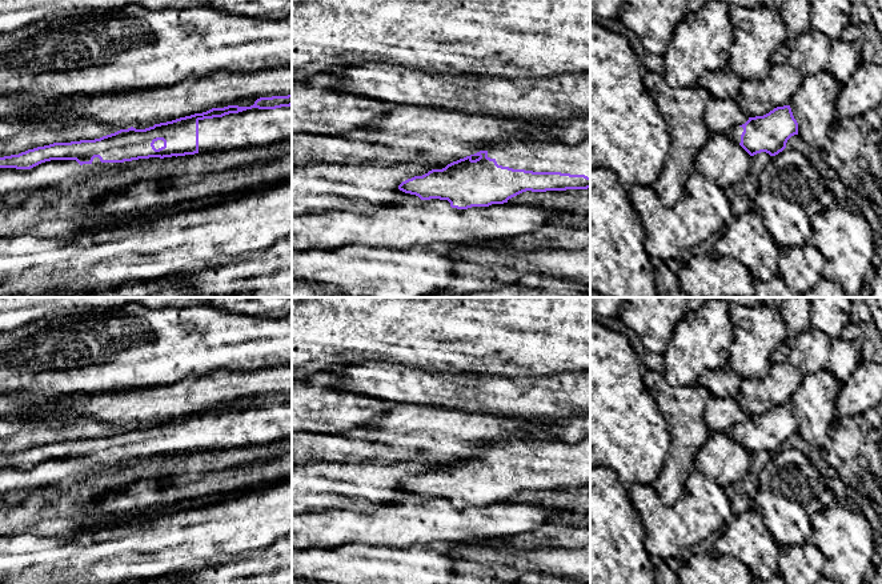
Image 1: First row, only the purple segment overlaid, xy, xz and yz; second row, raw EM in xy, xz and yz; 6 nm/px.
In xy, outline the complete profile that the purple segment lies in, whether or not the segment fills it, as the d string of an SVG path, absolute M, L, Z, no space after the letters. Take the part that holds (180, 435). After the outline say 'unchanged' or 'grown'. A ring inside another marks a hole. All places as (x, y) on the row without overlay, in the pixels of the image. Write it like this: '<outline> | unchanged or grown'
M292 393L260 396L250 405L228 404L155 423L145 428L120 428L95 439L53 441L19 453L0 456L0 467L31 468L51 459L76 459L99 467L149 456L172 456L204 451L265 445L292 439Z | grown

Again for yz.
M790 404L777 405L763 415L749 416L729 432L750 455L761 451L775 455L794 433L798 433L798 421Z | grown

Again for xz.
M590 437L577 444L544 439L497 441L398 484L421 499L448 499L457 508L504 503L526 489L588 487Z | grown

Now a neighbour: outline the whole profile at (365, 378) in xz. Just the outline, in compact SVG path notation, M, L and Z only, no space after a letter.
M360 361L333 372L340 376L340 388L382 399L390 404L525 419L558 419L590 413L590 369L540 377L502 377L476 372L446 375L386 361Z

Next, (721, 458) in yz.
M711 432L695 455L695 468L725 489L749 475L750 461L751 455L725 432Z

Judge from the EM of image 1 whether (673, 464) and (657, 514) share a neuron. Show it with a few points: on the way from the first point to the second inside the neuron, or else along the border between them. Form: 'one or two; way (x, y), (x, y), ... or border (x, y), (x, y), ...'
two; border (686, 482), (672, 506), (652, 486)

